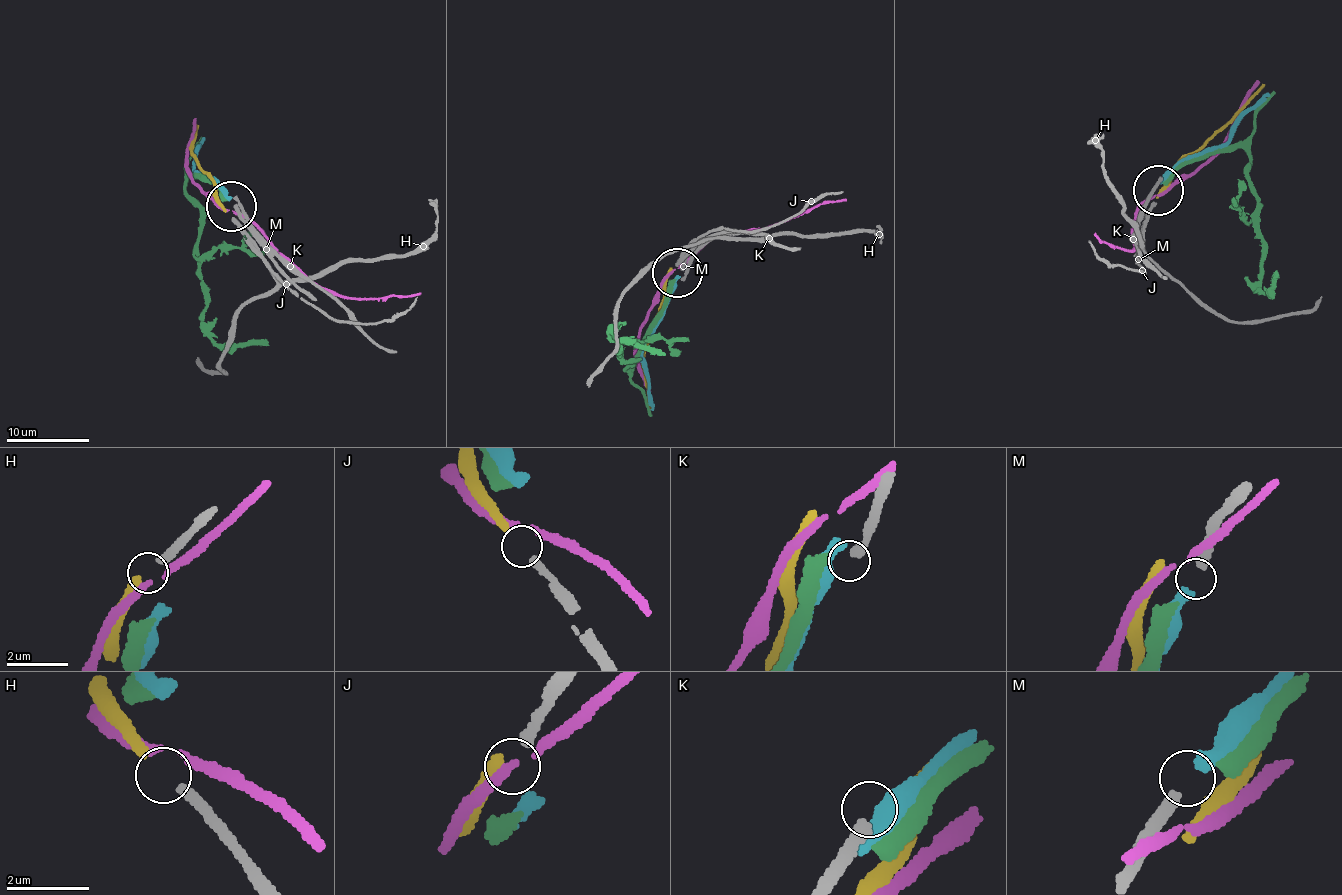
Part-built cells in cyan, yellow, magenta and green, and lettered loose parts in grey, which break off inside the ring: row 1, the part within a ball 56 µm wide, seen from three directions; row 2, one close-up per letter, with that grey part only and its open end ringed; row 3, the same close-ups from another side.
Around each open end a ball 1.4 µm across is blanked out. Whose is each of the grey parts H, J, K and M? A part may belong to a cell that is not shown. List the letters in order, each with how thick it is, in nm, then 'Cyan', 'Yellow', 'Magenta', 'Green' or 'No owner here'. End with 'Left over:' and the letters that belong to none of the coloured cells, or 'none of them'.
H: Thickness 240 nm. Yellow
J: Thickness 240 nm. No owner here
K: Thickness 300 nm. No owner here
M: Thickness 320 nm. Cyan
Left over: J, K

